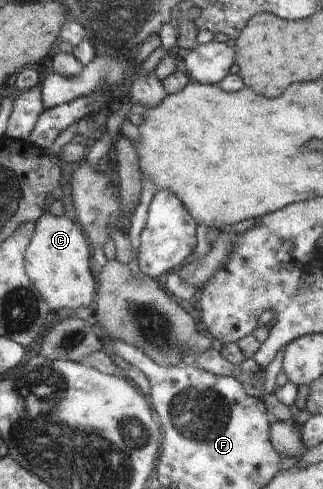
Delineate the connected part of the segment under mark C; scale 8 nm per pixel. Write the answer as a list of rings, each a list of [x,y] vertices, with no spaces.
[[[44,213],[35,225],[24,256],[29,280],[50,310],[74,309],[89,316],[89,305],[95,299],[97,284],[90,267],[92,248],[87,245],[82,227],[65,215],[57,217],[49,213]]]

